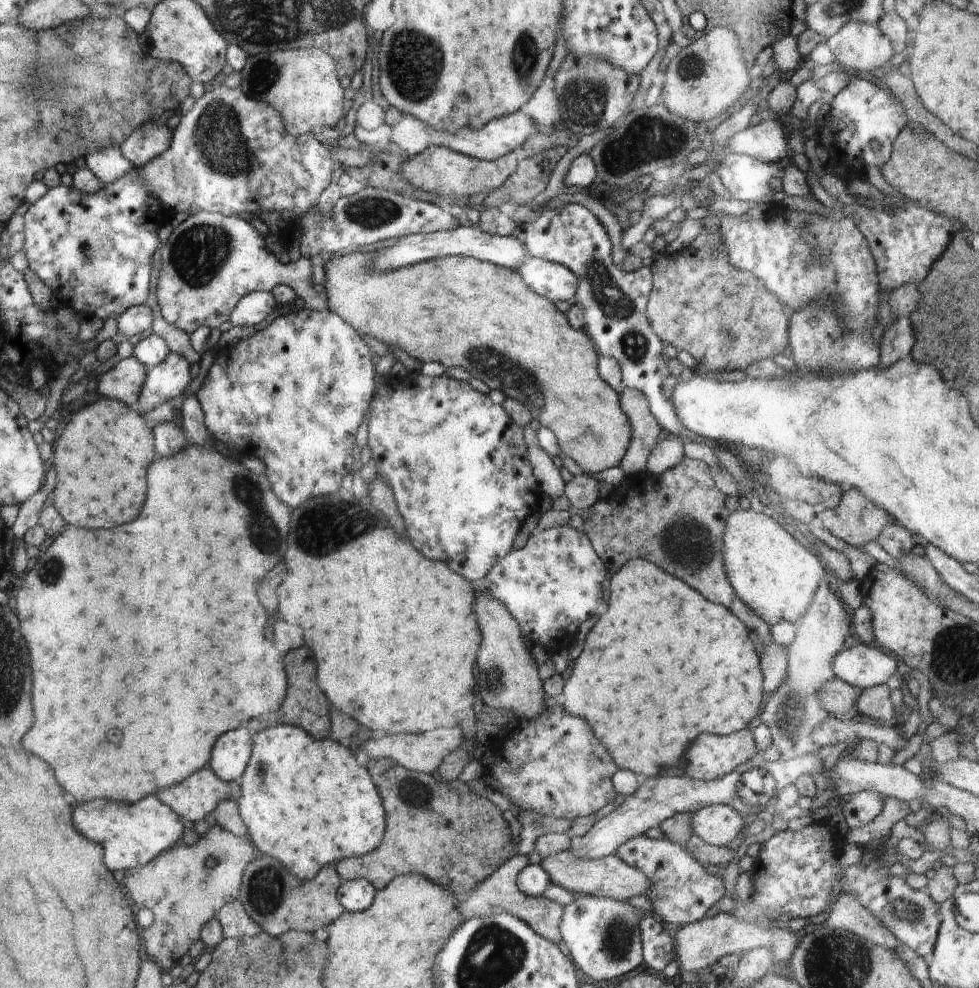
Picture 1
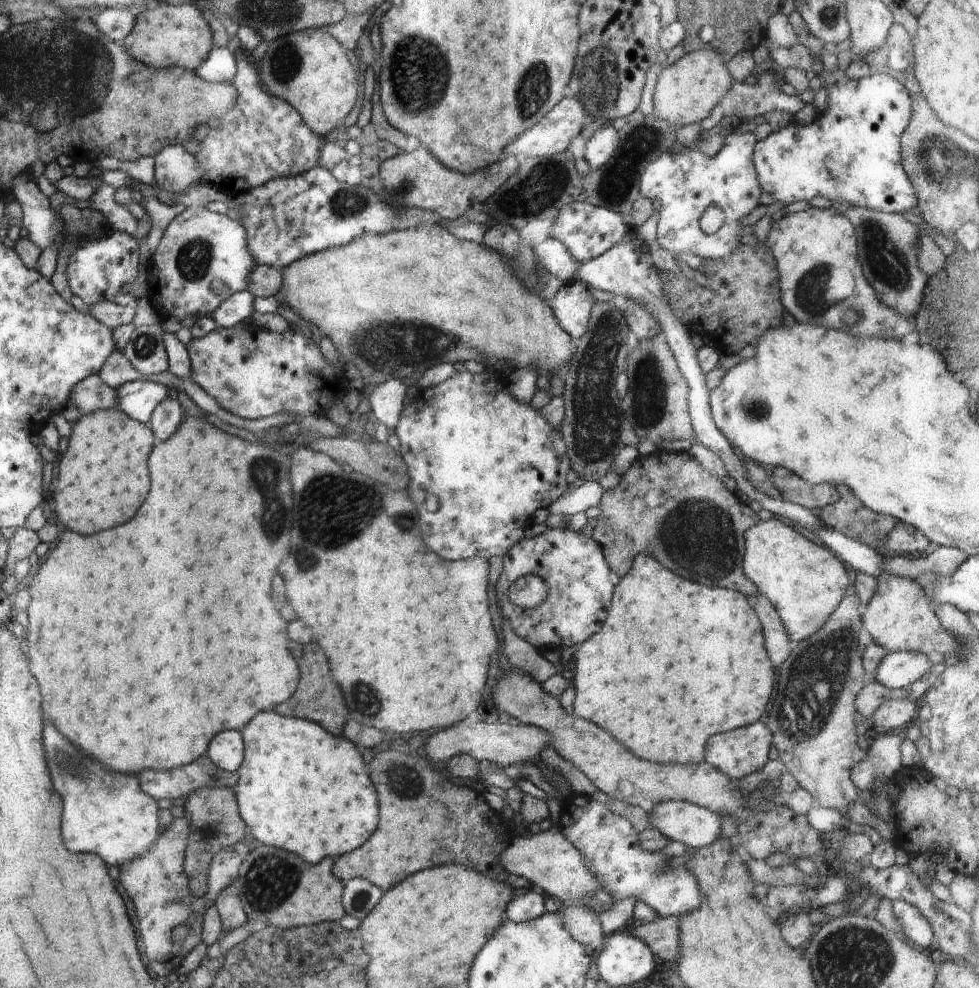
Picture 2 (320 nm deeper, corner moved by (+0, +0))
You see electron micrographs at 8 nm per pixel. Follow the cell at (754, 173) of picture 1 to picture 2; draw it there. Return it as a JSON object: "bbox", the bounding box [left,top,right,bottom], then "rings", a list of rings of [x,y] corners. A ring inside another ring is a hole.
{"bbox":[752,68,916,215],"rings":[[[823,68],[822,72],[820,72],[820,76],[822,76],[823,84],[826,84],[826,94],[830,97],[826,100],[826,110],[822,110],[821,113],[818,113],[814,121],[810,122],[809,126],[800,126],[797,125],[796,122],[792,122],[781,130],[772,133],[772,135],[764,140],[756,142],[754,146],[754,156],[752,156],[753,166],[754,170],[756,170],[756,176],[758,176],[758,182],[760,182],[760,186],[762,186],[762,188],[760,188],[762,193],[768,192],[768,194],[772,194],[772,198],[775,200],[774,202],[786,202],[787,205],[804,200],[810,201],[813,198],[820,197],[831,200],[835,202],[836,205],[845,200],[849,202],[852,207],[863,207],[884,213],[897,213],[900,215],[916,213],[916,192],[901,164],[901,135],[904,133],[912,117],[910,106],[912,98],[910,98],[908,90],[906,90],[896,78],[892,78],[892,76],[886,74],[872,73],[871,76],[862,78],[861,80],[850,80],[850,78],[848,78],[844,72],[840,72],[840,70],[824,70]]]}

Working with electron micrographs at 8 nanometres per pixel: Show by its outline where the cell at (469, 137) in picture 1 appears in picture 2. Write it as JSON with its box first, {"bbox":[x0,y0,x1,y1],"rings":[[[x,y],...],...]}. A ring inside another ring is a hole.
{"bbox":[502,97,591,158],"rings":[[[572,97],[562,98],[541,120],[542,122],[538,122],[532,130],[524,132],[524,134],[522,134],[520,138],[516,138],[510,146],[506,146],[502,158],[520,154],[523,154],[527,158],[542,157],[563,152],[570,146],[574,138],[580,136],[580,132],[582,132],[591,121],[590,116],[588,116],[588,110],[582,106],[582,102]]]}

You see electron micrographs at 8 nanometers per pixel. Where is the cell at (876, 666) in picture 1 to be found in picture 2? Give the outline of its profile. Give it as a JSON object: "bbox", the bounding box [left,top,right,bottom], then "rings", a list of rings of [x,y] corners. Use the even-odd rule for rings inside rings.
{"bbox":[874,651,934,690],"rings":[[[897,651],[897,652],[888,652],[882,660],[880,660],[880,664],[878,664],[878,668],[876,668],[876,672],[874,672],[874,681],[880,682],[883,686],[893,690],[900,690],[911,686],[917,680],[926,679],[928,674],[928,670],[932,668],[934,664],[930,662],[927,658],[926,654],[922,652],[916,653],[913,651]]]}

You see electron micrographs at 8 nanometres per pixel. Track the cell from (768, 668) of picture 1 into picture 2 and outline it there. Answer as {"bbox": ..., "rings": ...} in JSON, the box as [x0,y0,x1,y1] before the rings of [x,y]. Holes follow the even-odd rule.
{"bbox":[752,593,792,666],"rings":[[[759,593],[756,604],[752,604],[752,606],[754,606],[753,610],[756,610],[756,614],[762,622],[766,650],[770,654],[770,660],[774,662],[774,666],[780,666],[792,650],[790,650],[790,640],[786,636],[786,630],[780,622],[778,612],[774,610],[774,606],[770,604],[768,598]]]}

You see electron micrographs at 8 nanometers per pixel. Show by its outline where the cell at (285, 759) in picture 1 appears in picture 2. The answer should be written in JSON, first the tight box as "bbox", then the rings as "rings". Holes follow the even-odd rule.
{"bbox":[234,712,378,864],"rings":[[[260,712],[246,730],[246,762],[242,762],[241,781],[234,788],[242,820],[248,832],[264,844],[302,856],[310,864],[326,856],[346,854],[362,846],[378,826],[378,800],[374,786],[364,770],[361,748],[343,737],[332,736],[318,724],[276,712]]]}

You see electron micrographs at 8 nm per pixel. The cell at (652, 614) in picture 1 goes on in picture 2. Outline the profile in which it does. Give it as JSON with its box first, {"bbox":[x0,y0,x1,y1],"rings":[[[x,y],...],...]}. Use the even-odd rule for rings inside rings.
{"bbox":[572,554,774,764],"rings":[[[636,554],[633,568],[630,568],[630,572],[616,584],[611,604],[608,618],[606,618],[602,630],[598,634],[594,634],[590,640],[586,640],[584,644],[580,644],[580,650],[574,658],[576,698],[574,698],[572,705],[574,708],[573,716],[594,722],[600,728],[608,730],[614,738],[618,738],[618,742],[622,742],[628,750],[632,750],[634,756],[661,764],[704,762],[704,746],[712,734],[726,732],[726,730],[737,730],[760,720],[760,716],[764,714],[766,704],[770,700],[770,694],[774,690],[774,668],[772,668],[768,652],[764,648],[764,636],[760,630],[760,622],[758,622],[750,602],[740,592],[726,590],[726,588],[700,586],[696,582],[684,580],[682,576],[670,572],[652,556]]]}

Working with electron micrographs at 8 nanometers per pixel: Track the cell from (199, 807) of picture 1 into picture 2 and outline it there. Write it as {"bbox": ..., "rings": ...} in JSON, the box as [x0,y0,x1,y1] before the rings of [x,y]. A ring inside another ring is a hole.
{"bbox":[142,756,238,800],"rings":[[[208,756],[174,770],[142,770],[142,790],[151,798],[159,800],[185,800],[194,792],[206,786],[213,786],[213,776],[224,774],[224,786],[233,789],[238,783],[236,772],[224,772]]]}

